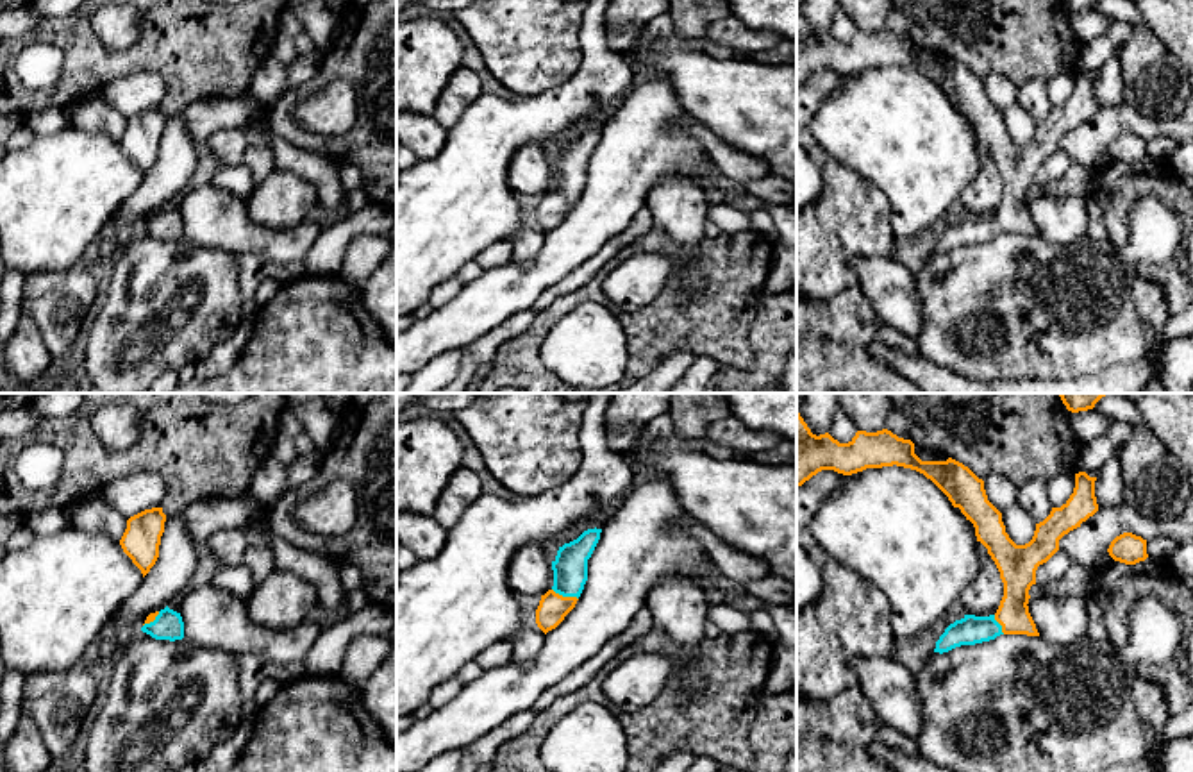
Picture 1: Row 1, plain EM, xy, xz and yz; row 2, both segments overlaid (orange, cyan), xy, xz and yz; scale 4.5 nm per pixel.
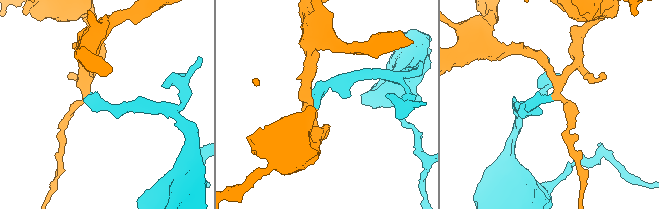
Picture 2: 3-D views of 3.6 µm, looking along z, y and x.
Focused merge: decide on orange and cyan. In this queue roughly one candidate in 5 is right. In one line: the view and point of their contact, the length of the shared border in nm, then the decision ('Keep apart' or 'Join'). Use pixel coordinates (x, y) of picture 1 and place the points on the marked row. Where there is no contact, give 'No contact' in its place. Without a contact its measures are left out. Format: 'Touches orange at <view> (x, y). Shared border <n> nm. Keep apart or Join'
Touches orange at xz (565, 597). Shared border 130 nm. Join

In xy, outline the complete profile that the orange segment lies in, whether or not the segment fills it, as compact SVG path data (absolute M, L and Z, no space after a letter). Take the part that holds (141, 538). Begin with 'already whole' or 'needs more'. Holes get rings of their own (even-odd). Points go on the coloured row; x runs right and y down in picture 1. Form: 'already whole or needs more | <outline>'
already whole | M163 508L145 509L127 520L127 529L120 540L123 552L141 570L143 577L159 558L161 536L166 515Z

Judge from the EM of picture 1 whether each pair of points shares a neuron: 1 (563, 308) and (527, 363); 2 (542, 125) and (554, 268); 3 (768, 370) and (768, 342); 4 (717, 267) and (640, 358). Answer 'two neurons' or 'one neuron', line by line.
1: one neuron
2: two neurons
3: one neuron
4: one neuron

